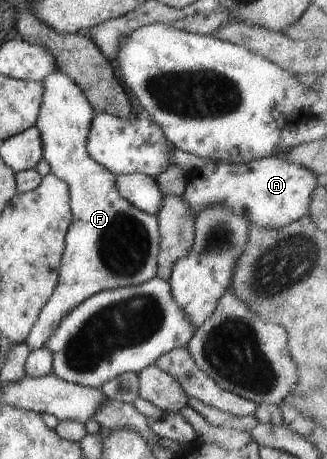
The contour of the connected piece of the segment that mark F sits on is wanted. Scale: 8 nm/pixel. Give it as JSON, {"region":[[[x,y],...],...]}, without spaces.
{"region":[[[58,69],[52,74],[48,74],[46,78],[42,78],[40,84],[44,86],[44,92],[42,92],[42,104],[40,104],[36,128],[41,134],[43,158],[50,164],[51,172],[66,182],[66,186],[70,190],[70,206],[73,217],[66,233],[56,290],[54,290],[52,298],[46,302],[46,306],[42,308],[42,312],[40,312],[36,324],[32,326],[30,336],[25,342],[30,351],[42,349],[42,346],[48,342],[48,336],[52,336],[52,332],[60,324],[60,320],[72,308],[90,296],[107,290],[130,288],[150,282],[156,277],[160,248],[160,228],[158,228],[156,216],[142,212],[125,198],[122,198],[120,191],[116,188],[116,175],[88,156],[86,140],[88,140],[90,124],[92,124],[92,118],[95,114],[84,91],[74,80]]]}

